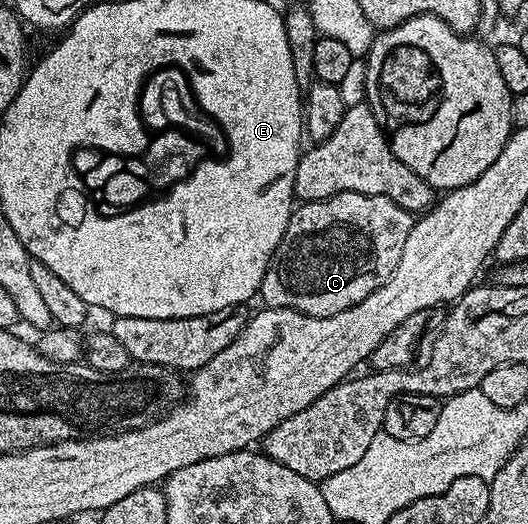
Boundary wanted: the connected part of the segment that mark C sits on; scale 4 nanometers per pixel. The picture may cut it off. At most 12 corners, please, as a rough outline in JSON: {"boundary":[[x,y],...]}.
{"boundary":[[366,193],[301,202],[263,306],[334,317],[398,269],[413,222]]}

